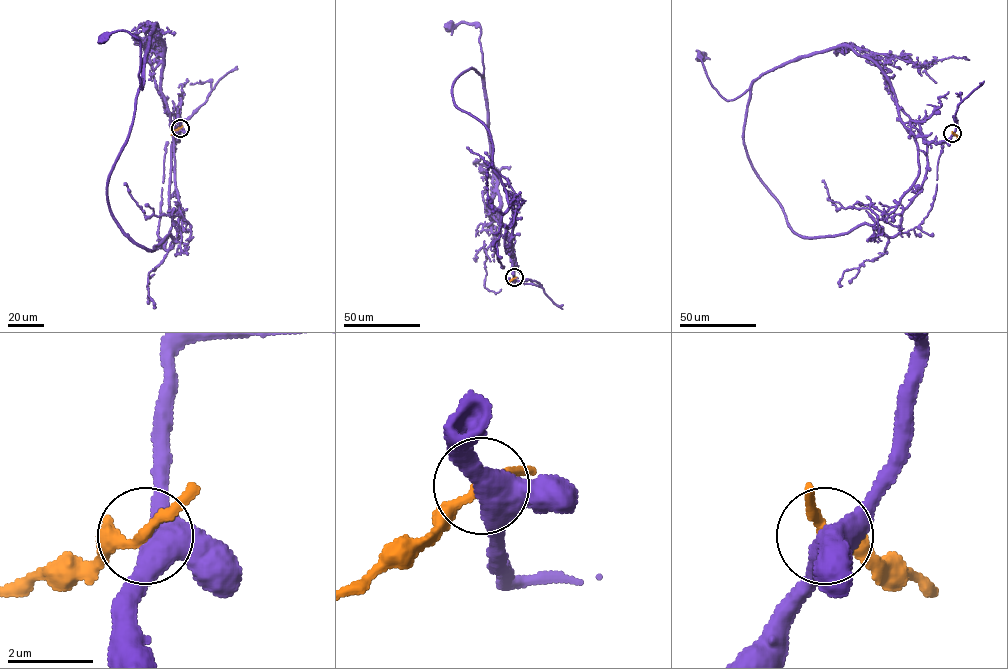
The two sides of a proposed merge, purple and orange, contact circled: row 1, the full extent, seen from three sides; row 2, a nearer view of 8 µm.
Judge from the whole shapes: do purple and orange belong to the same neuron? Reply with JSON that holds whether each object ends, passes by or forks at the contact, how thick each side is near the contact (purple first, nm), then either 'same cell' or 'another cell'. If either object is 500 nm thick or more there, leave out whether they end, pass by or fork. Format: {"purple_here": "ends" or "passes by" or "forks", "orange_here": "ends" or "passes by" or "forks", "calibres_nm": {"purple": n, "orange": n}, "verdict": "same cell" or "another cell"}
{"calibres_nm": {"purple": 500, "orange": 240}, "verdict": "another cell"}

